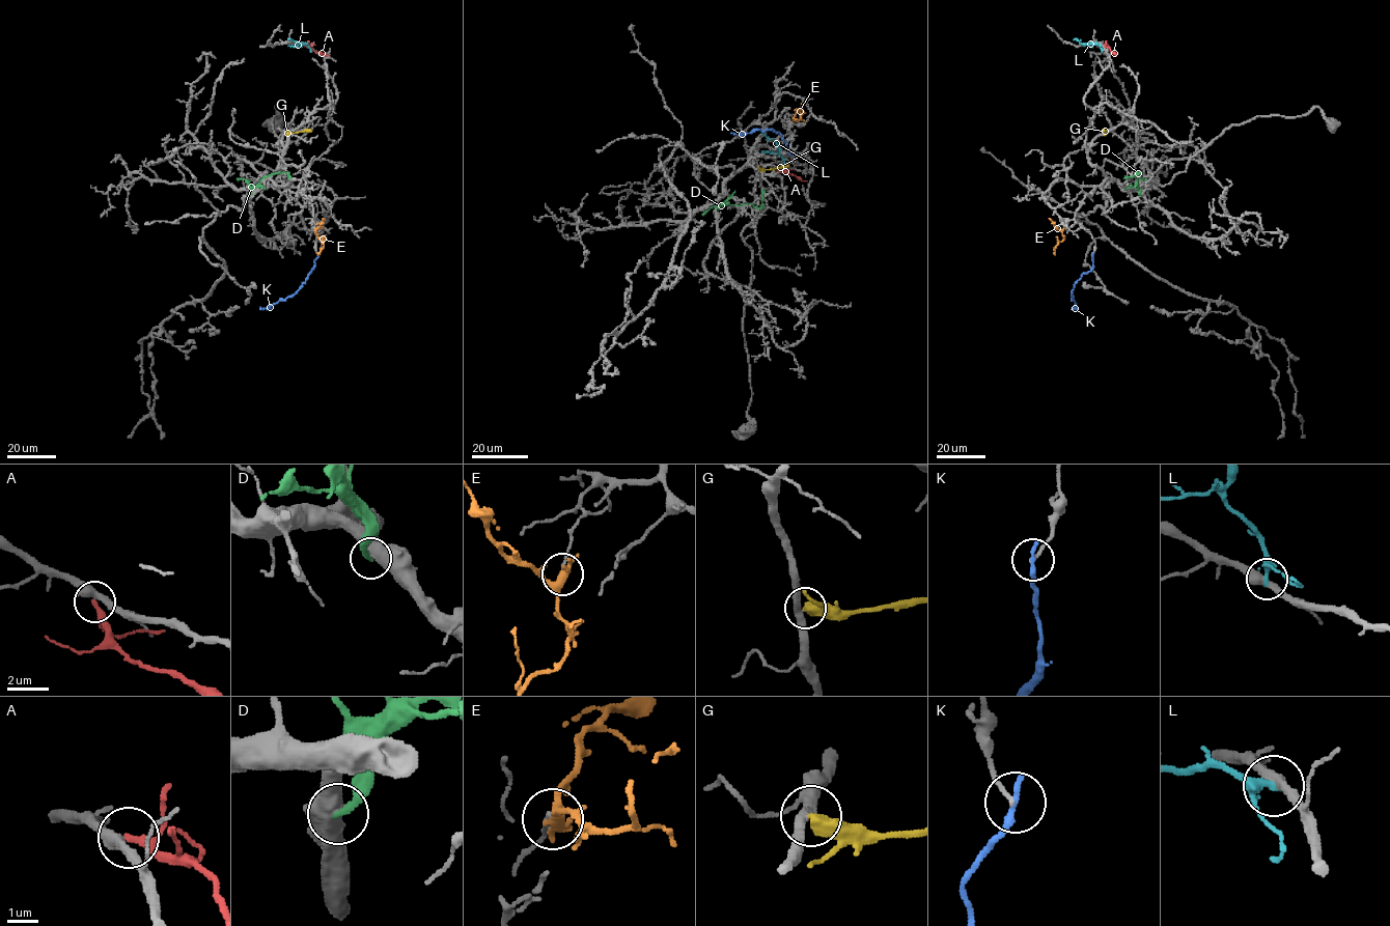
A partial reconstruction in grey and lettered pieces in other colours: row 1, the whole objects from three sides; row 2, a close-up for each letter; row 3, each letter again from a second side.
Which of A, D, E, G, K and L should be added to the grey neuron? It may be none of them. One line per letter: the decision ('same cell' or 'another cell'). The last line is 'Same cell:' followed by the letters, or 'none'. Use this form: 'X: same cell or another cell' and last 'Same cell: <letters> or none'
A: another cell
D: another cell
E: another cell
G: another cell
K: another cell
L: another cell
Same cell: none

